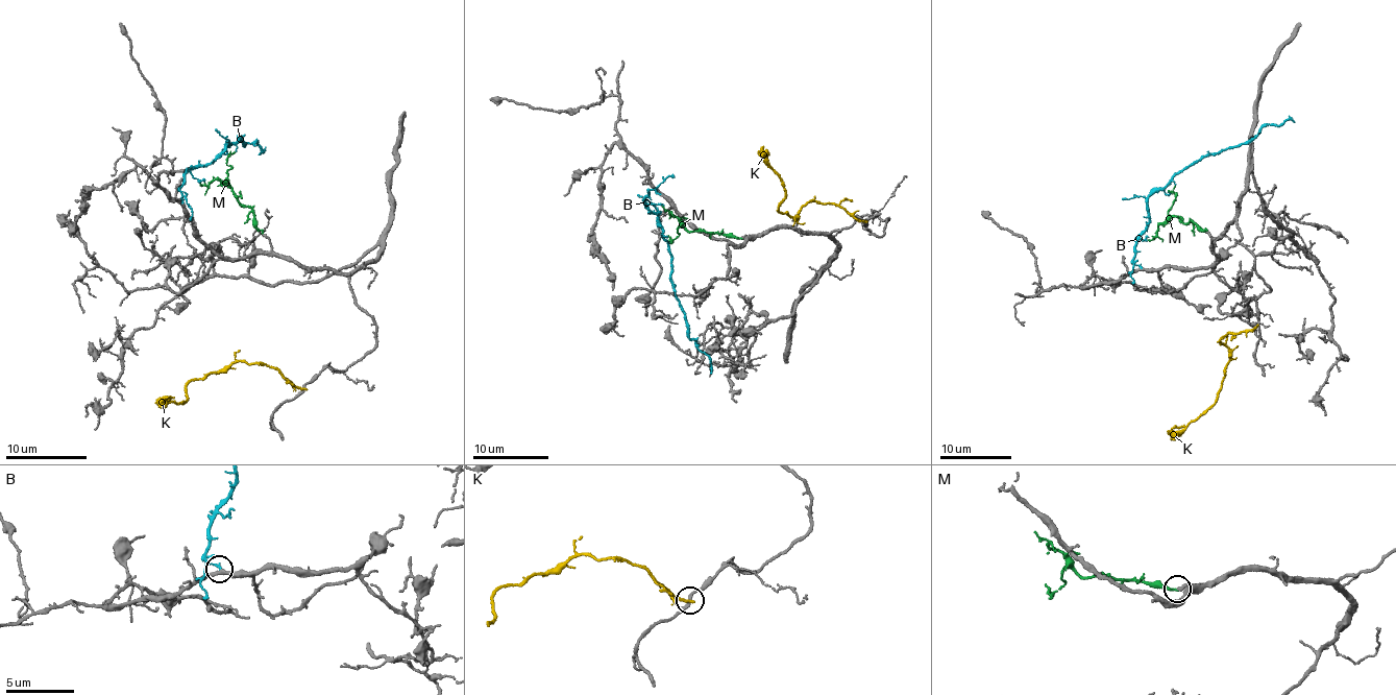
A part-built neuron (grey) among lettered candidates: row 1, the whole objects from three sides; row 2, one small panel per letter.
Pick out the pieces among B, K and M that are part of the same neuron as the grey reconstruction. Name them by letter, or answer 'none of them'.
M

